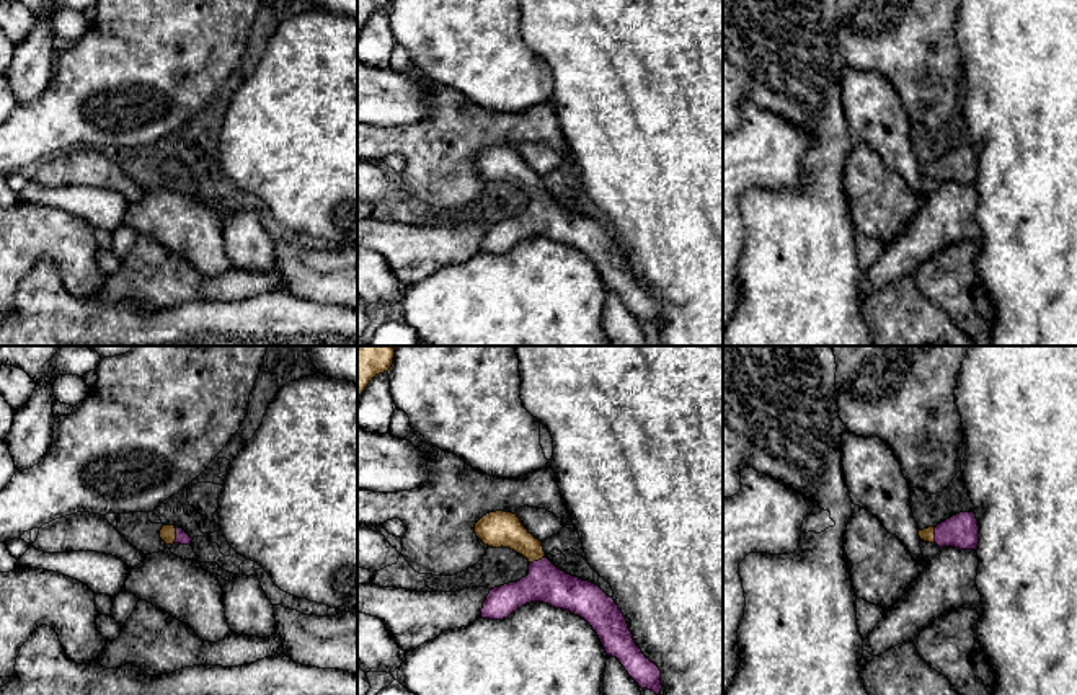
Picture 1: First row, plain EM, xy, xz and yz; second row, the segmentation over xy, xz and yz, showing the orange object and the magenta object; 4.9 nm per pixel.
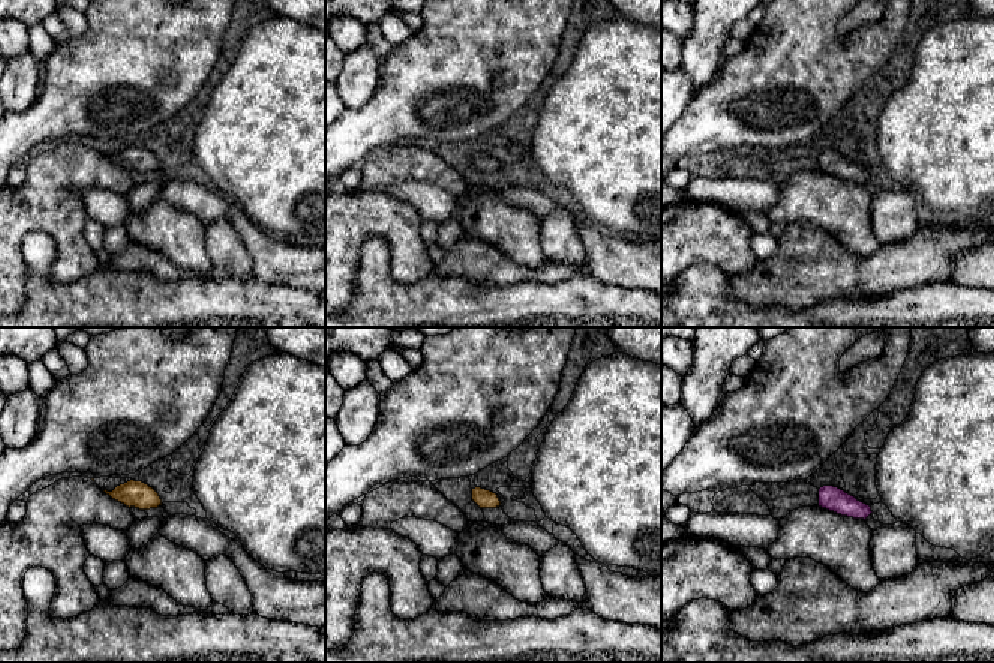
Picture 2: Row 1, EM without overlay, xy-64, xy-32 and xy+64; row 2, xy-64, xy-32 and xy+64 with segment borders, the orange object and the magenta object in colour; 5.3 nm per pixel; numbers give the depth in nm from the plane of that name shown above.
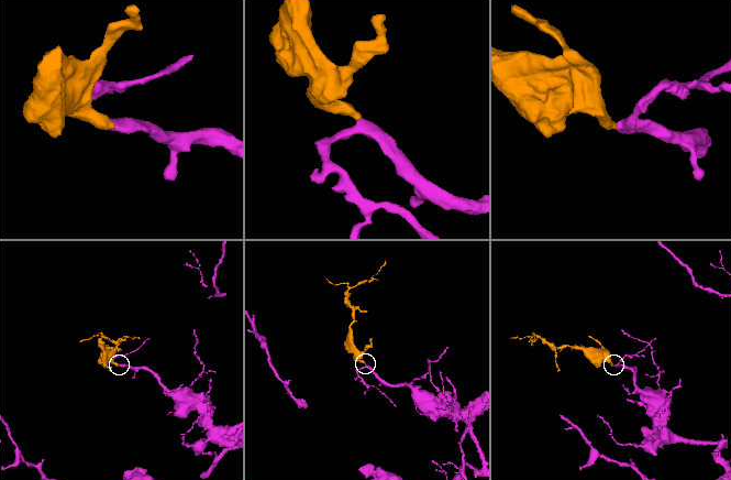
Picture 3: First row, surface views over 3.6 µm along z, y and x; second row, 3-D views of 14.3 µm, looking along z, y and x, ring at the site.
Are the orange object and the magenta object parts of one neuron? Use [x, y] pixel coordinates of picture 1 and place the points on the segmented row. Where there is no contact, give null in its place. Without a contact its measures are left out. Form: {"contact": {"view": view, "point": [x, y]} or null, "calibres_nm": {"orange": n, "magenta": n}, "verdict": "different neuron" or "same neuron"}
{"contact": {"view": "xy", "point": [175, 535]}, "calibres_nm": {"orange": 80, "magenta": 60}, "verdict": "same neuron"}

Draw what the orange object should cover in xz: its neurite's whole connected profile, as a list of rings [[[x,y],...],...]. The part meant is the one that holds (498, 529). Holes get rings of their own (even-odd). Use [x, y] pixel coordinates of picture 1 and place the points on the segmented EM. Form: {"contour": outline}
{"contour": [[[490,512],[475,524],[475,533],[485,545],[511,548],[530,563],[525,578],[490,591],[481,618],[503,620],[530,602],[570,610],[592,626],[605,653],[617,657],[641,688],[661,693],[661,671],[636,646],[615,600],[599,586],[558,569],[545,556],[542,542],[522,525],[517,514]]]}

